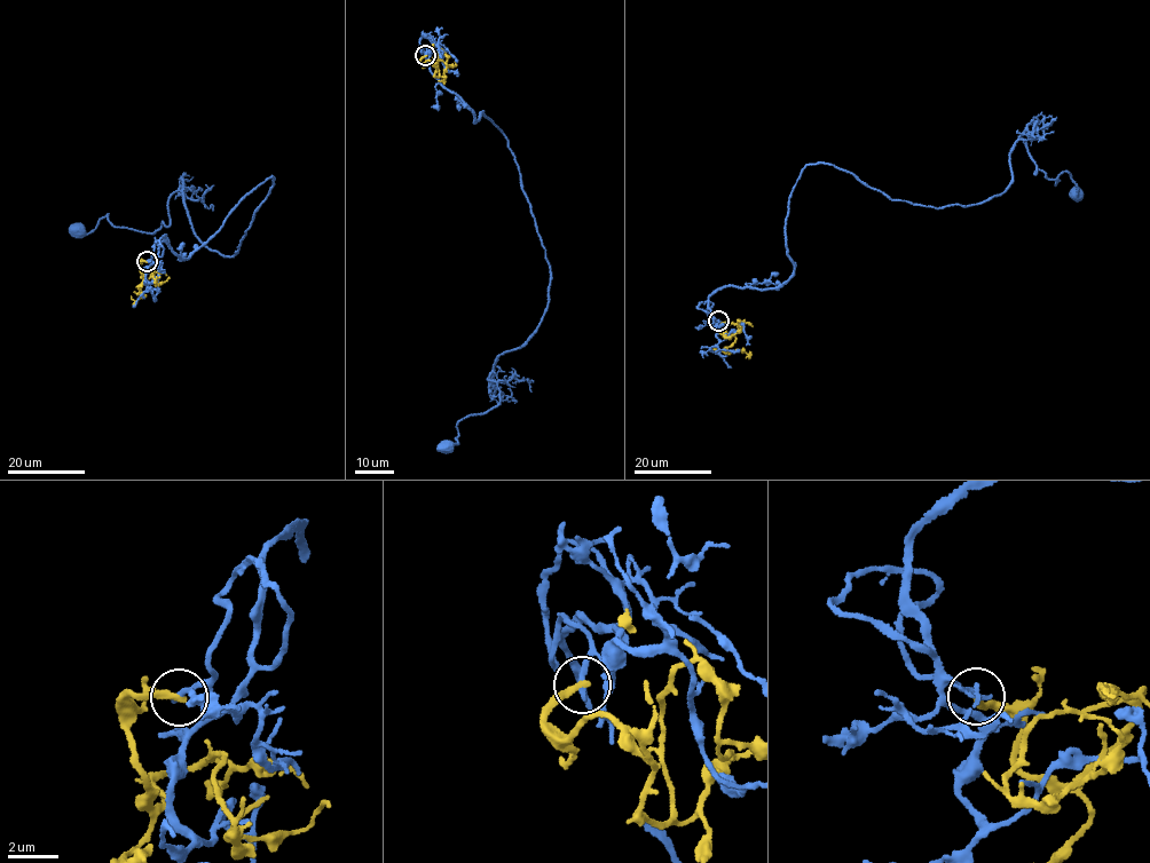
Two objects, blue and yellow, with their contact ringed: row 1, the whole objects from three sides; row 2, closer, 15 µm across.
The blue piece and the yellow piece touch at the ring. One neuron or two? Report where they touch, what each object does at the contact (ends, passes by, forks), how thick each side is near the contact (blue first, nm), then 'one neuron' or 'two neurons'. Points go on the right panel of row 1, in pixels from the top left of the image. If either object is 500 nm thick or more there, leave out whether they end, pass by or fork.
at (718, 321); blue ends there; yellow ends there; 240 nm thick on the blue side, 260 nm on the other; two neurons

